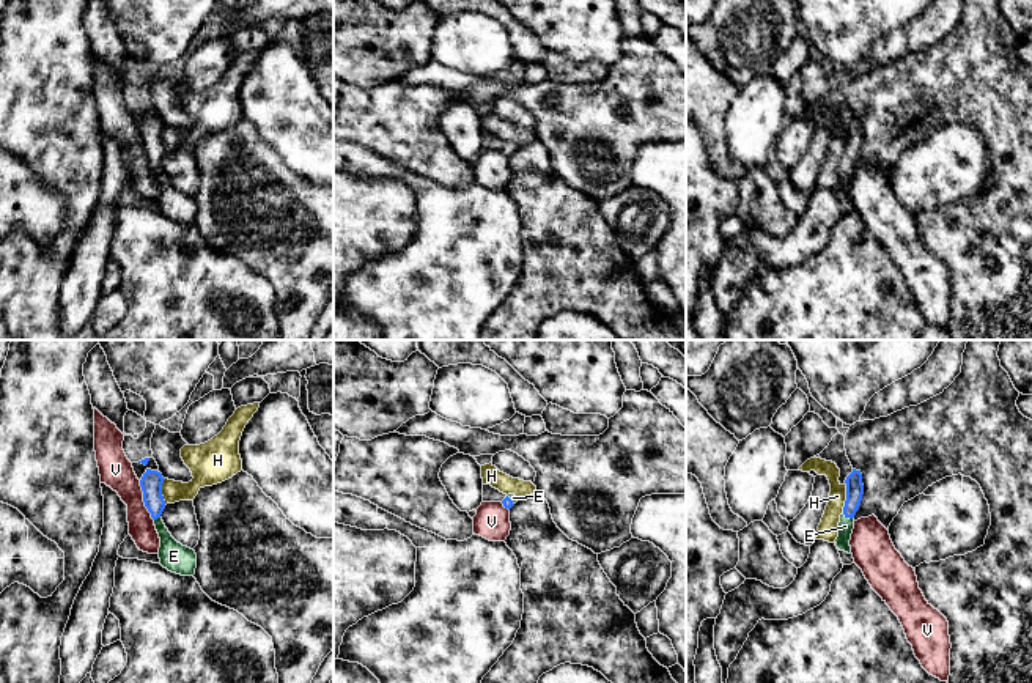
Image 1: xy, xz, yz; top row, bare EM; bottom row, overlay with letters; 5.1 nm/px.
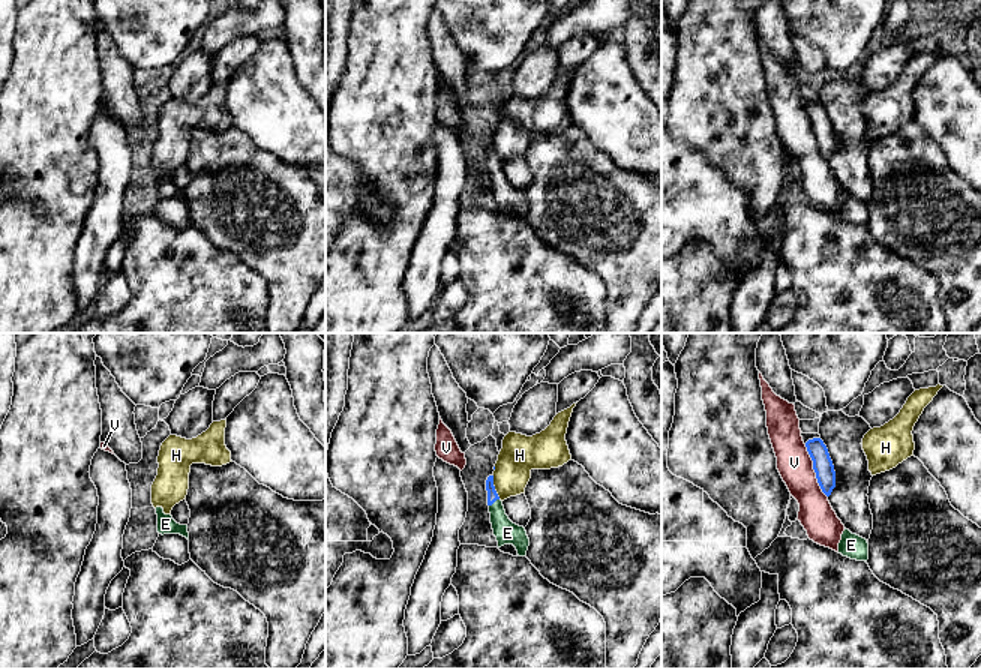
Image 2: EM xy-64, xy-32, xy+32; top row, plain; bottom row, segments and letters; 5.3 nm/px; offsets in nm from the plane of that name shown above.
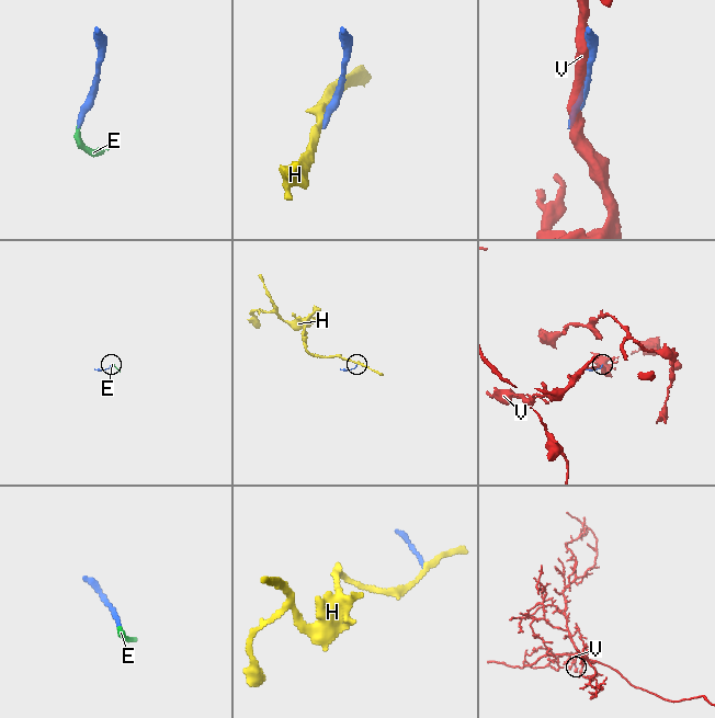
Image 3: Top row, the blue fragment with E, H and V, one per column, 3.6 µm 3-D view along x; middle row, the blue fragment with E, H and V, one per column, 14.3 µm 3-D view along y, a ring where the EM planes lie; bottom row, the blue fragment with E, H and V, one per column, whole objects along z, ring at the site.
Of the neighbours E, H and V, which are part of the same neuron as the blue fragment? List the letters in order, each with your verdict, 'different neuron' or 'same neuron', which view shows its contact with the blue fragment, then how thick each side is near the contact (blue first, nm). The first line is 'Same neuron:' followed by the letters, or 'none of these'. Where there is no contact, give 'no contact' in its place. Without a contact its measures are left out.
Same neuron: E
E: same neuron | yz | 90/80 nm
H: different neuron | yz | 90/110 nm
V: different neuron | xy | 110/170 nm

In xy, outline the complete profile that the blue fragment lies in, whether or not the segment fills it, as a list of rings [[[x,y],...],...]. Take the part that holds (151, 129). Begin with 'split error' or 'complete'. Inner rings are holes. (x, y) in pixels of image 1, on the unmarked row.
split error; [[[146,116],[140,127],[143,138],[143,150],[151,165],[154,167],[156,178],[160,186],[159,206],[160,212],[171,220],[181,223],[194,223],[197,216],[197,201],[194,197],[178,190],[168,176],[165,175],[160,162],[165,156],[165,148],[162,143],[164,124],[157,118]]]

